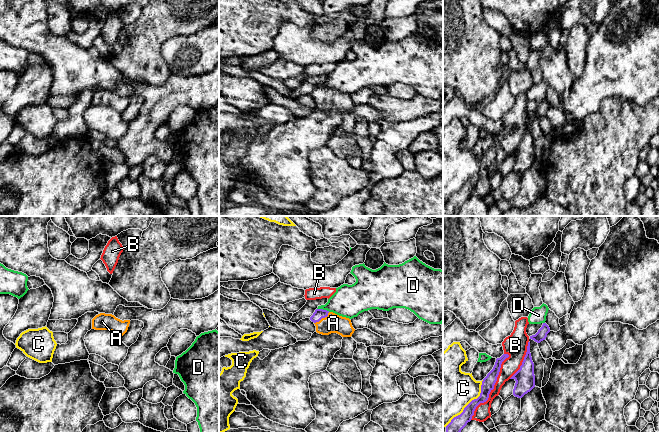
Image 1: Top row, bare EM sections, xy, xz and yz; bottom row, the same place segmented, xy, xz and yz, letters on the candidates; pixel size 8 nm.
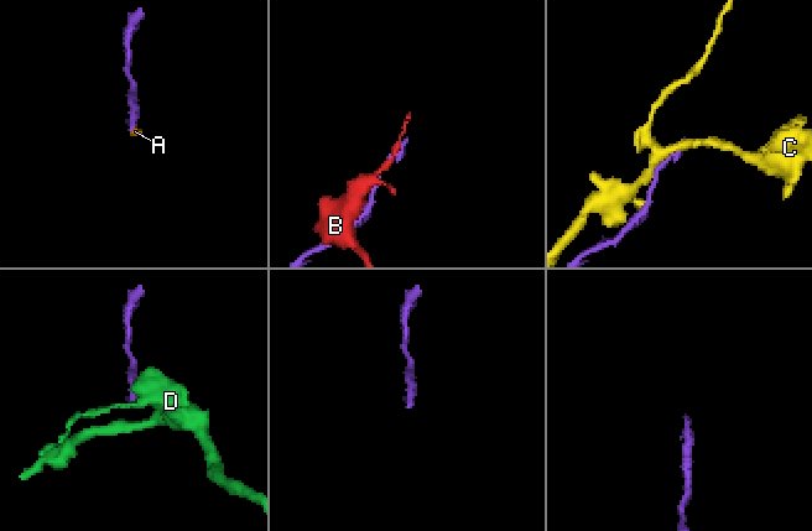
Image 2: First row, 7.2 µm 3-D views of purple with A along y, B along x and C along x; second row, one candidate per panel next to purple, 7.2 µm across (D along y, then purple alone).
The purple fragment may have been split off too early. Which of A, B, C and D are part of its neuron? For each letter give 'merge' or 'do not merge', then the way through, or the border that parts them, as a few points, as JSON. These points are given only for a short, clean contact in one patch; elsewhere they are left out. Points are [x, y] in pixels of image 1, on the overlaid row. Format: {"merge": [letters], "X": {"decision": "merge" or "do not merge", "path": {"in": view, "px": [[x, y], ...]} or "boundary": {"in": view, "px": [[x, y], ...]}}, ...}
{"merge": ["A"], "A": {"decision": "merge", "path": {"in": "xz", "px": [[319, 313], [322, 317], [327, 322], [333, 323]]}}, "B": {"decision": "do not merge"}, "C": {"decision": "do not merge"}, "D": {"decision": "do not merge"}}

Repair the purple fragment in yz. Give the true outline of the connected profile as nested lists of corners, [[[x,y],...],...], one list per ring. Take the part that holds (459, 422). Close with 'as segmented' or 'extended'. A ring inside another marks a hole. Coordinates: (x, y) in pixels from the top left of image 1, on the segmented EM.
[[[503,354],[500,358],[496,359],[493,369],[483,379],[481,385],[481,393],[477,399],[472,400],[463,410],[463,412],[454,417],[451,422],[446,426],[446,432],[461,432],[461,430],[471,421],[476,407],[480,403],[488,400],[490,392],[494,389],[497,377],[500,372],[502,362],[508,358],[508,354]]]; as segmented

